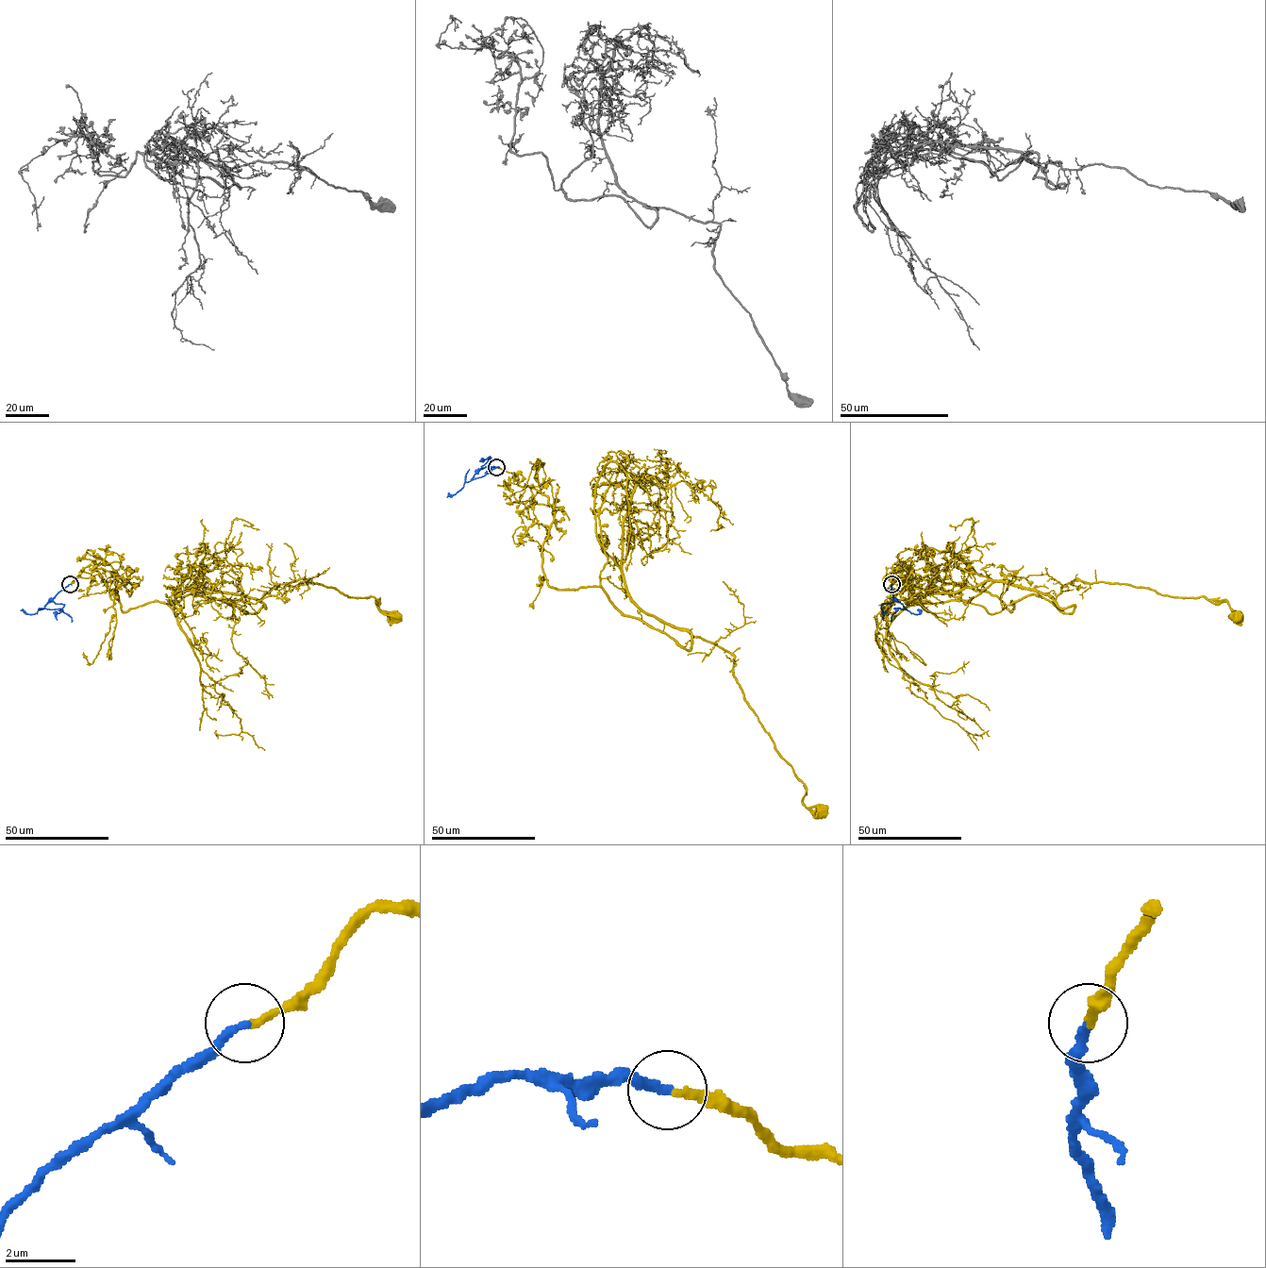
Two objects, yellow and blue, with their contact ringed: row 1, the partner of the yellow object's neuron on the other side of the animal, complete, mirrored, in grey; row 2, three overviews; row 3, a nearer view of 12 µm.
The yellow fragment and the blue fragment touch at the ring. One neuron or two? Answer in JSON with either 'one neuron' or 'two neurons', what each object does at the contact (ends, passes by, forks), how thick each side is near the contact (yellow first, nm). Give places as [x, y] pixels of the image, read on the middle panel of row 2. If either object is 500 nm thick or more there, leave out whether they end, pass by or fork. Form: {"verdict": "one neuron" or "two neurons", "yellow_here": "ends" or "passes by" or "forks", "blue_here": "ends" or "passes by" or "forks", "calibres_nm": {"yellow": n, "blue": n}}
{"verdict": "one neuron", "yellow_here": "ends", "blue_here": "ends", "calibres_nm": {"yellow": 200, "blue": 280}}

